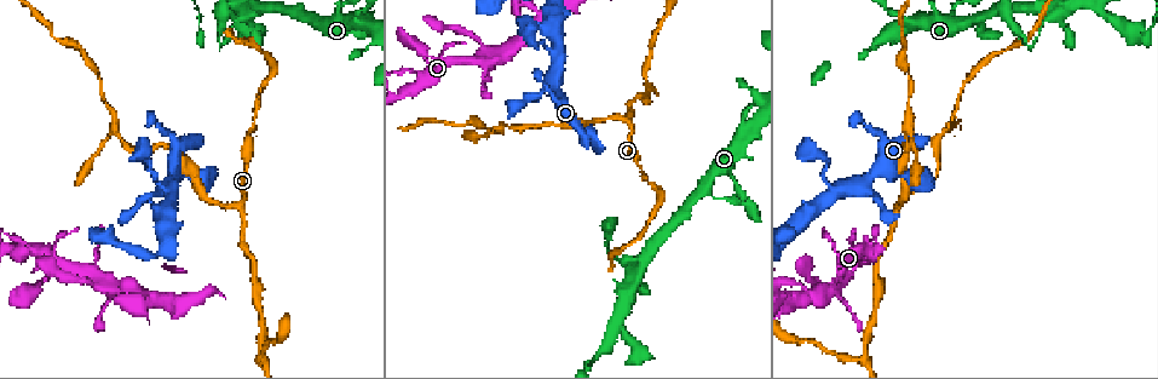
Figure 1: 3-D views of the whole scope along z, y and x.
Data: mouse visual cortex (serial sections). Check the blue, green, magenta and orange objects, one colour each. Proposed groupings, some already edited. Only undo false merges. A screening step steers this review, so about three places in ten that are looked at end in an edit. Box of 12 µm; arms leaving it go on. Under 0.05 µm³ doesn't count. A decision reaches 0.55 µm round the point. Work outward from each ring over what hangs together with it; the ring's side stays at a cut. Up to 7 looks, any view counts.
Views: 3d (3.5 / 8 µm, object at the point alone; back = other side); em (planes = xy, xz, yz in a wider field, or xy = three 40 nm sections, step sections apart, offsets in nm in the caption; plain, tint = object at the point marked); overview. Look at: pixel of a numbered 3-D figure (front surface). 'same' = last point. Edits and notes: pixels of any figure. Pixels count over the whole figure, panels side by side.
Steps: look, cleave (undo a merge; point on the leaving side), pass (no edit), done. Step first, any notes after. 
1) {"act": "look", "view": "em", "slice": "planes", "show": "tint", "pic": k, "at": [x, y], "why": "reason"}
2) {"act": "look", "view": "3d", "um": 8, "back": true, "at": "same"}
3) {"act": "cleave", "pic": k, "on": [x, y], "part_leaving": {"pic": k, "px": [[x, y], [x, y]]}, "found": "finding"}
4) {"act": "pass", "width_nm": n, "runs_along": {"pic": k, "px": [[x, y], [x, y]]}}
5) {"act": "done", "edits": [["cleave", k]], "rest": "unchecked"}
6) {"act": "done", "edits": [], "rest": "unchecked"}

{"act": "look", "view": "3d", "um": 8, "back": true, "pic": 1, "at": [629, 120], "why": "three-way junction"}

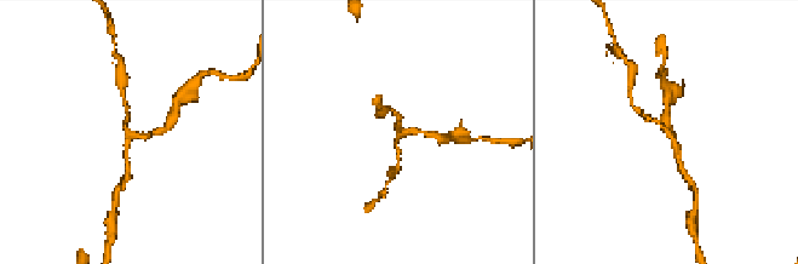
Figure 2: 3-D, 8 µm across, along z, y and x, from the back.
{"act": "look", "view": "em", "slice": "planes", "show": "tint", "pic": 2, "at": [396, 136], "arms": 3, "arm_widths_nm": [150, 150, 200]}

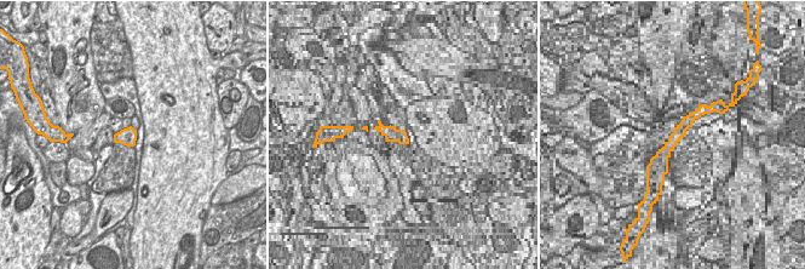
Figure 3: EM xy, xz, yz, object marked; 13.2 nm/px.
{"act": "pass", "runs_along": {"pic": 2, "px": [[397, 165], [398, 135], [412, 131], [430, 135]]}, "found": "one cell here"}

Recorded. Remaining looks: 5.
{"act": "look", "view": "3d", "um": 3.5, "pic": 1, "at": [504, 124], "why": "a narrow waist"}

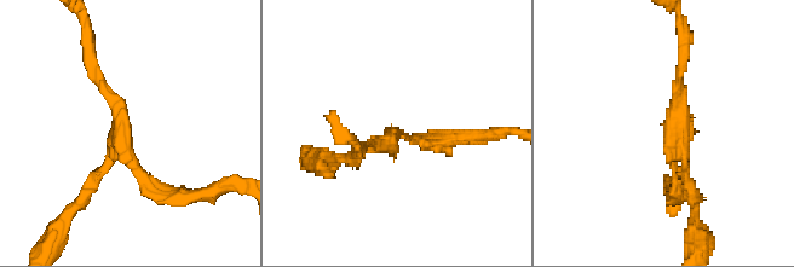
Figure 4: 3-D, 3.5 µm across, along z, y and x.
{"act": "look", "view": "em", "slice": "xy", "step": 2, "show": "tint", "pic": 4, "at": [670, 146]}

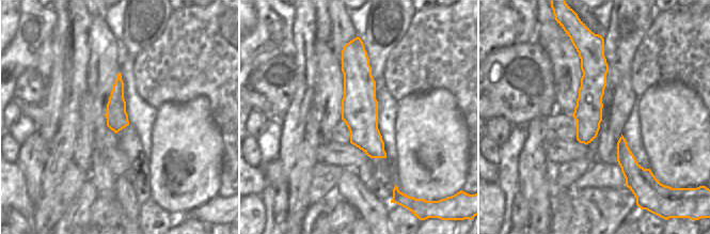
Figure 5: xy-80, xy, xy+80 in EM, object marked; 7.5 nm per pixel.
{"act": "pass", "runs_along": {"pic": 5, "px": [[350, 48], [364, 134], [383, 155]]}, "found": "one cell here"}

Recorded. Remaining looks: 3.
{"act": "look", "view": "3d", "um": 3.5, "pic": 1, "at": [1045, 21], "why": "calibre changes"}

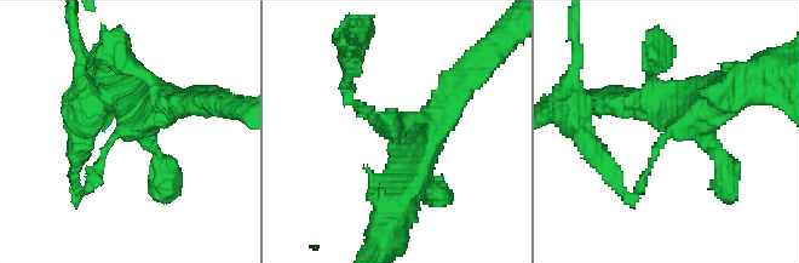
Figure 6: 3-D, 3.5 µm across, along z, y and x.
{"act": "look", "view": "em", "slice": "xy", "step": 3, "show": "tint", "pic": 6, "at": [667, 135], "arm_widths_nm": [150, 400]}

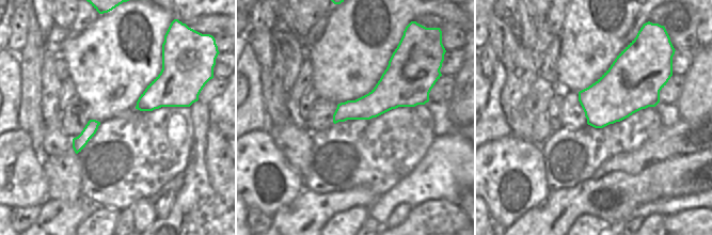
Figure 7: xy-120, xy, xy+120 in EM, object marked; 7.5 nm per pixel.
{"act": "cleave", "pic": 6, "on": [364, 109], "part_leaving": {"pic": 6, "px": [[662, 139], [634, 195], [603, 165]]}, "found": "two cells meet here"}

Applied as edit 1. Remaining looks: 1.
{"act": "done", "edits": [["cleave", 6]], "rest": "unchecked"}

